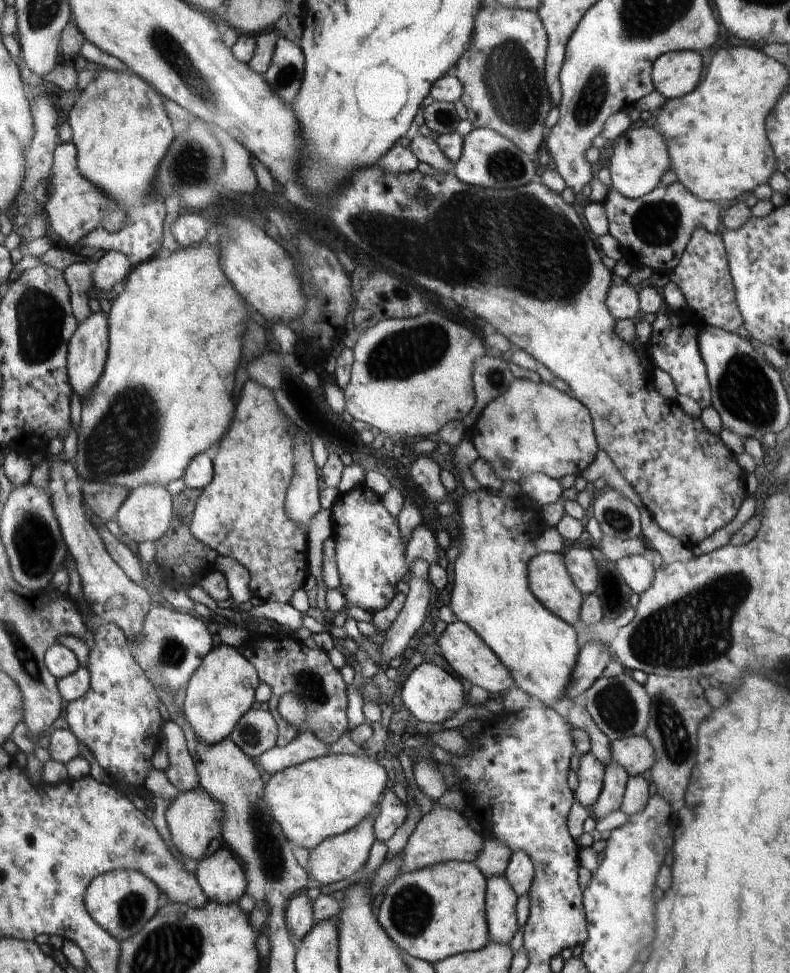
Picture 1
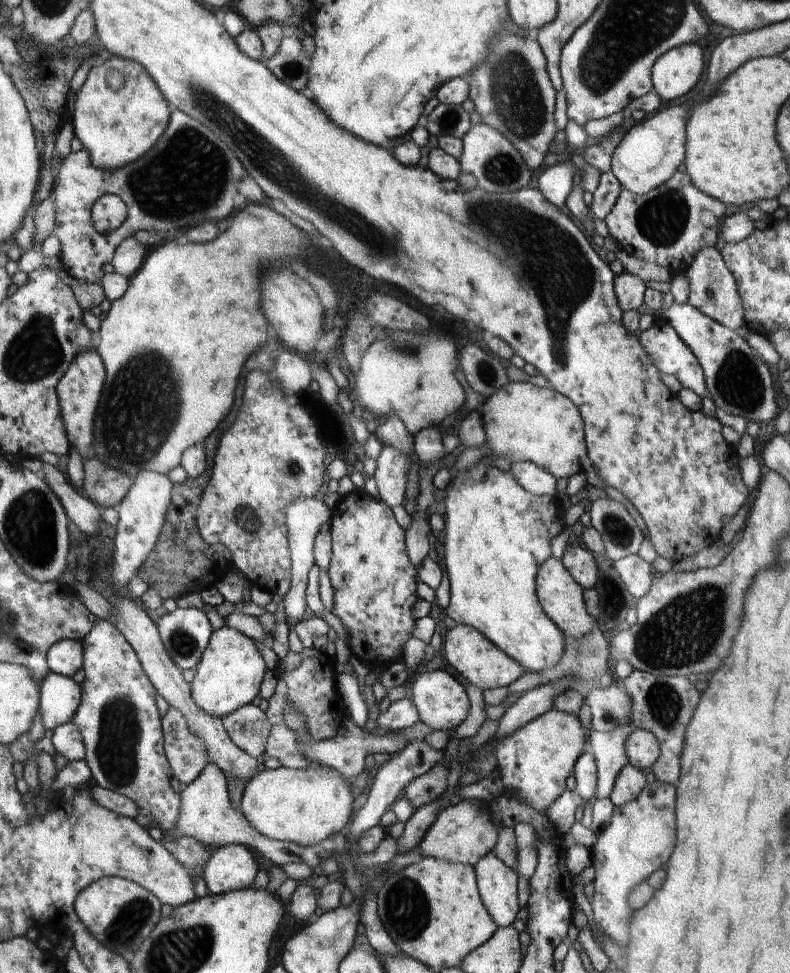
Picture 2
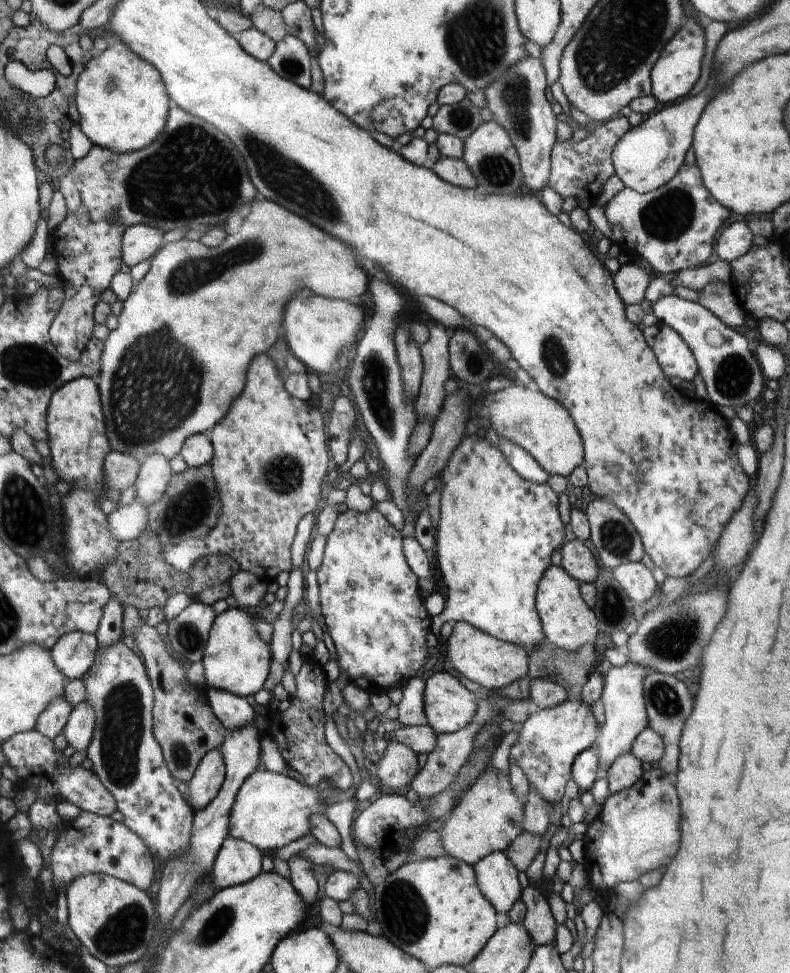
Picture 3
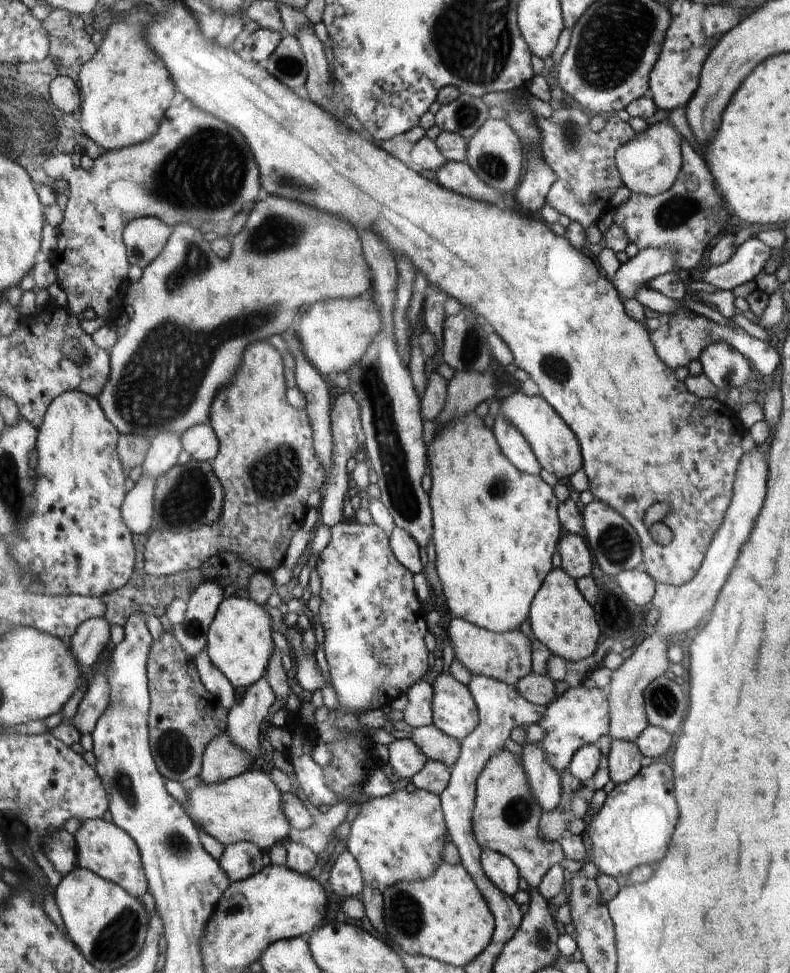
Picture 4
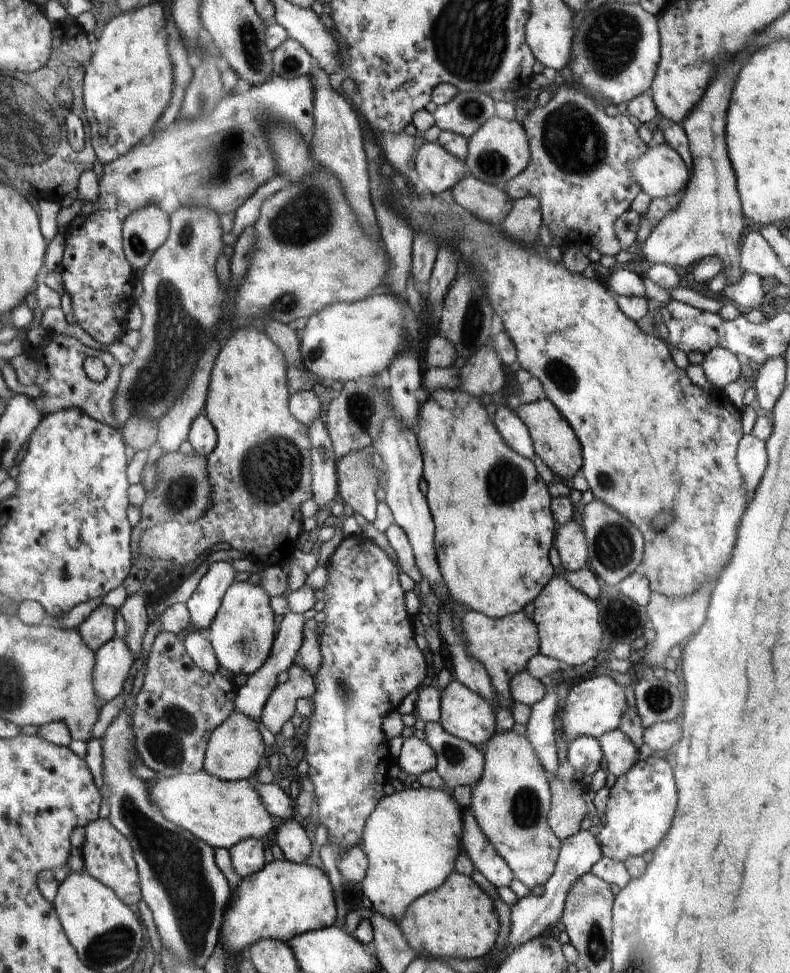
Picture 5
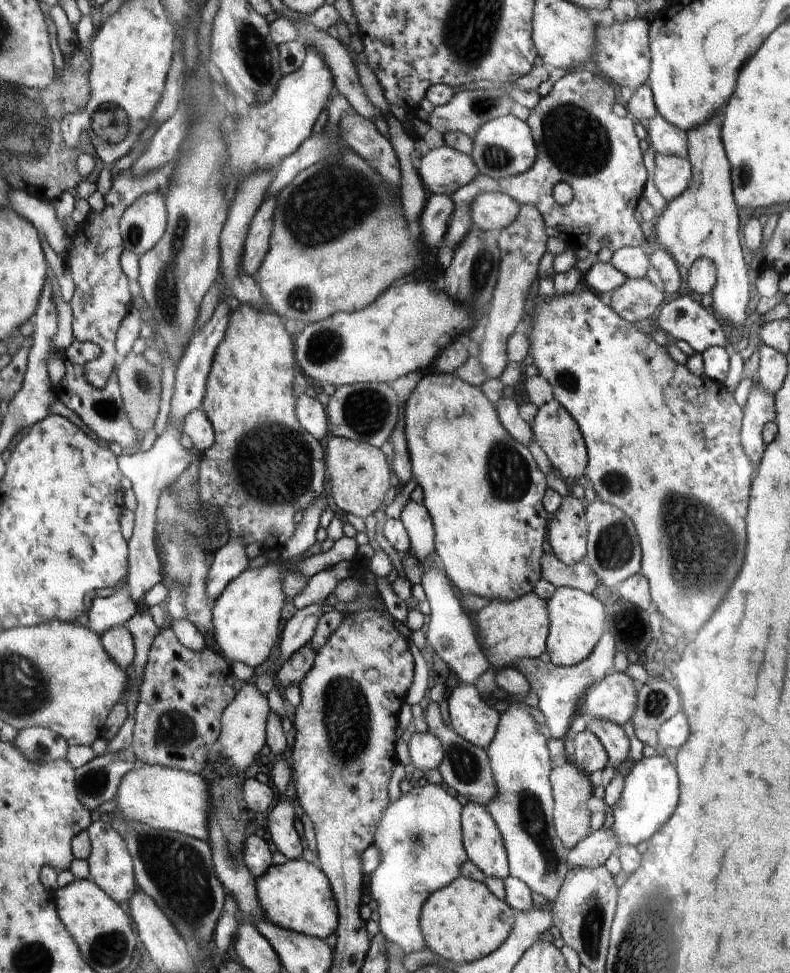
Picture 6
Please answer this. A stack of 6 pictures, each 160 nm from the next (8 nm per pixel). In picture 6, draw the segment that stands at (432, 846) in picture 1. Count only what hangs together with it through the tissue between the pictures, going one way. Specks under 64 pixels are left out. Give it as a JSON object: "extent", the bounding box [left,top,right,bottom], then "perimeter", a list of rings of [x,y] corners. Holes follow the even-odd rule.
{"extent":[485,703,569,903],"perimeter":[[[525,703],[509,705],[501,713],[496,738],[485,749],[494,784],[498,786],[498,796],[485,808],[504,838],[505,849],[508,850],[509,876],[522,880],[531,893],[540,894],[547,902],[554,903],[565,877],[569,875],[566,864],[568,850],[553,825],[556,802],[552,782],[546,780],[552,766],[546,738],[538,732],[539,727]]]}

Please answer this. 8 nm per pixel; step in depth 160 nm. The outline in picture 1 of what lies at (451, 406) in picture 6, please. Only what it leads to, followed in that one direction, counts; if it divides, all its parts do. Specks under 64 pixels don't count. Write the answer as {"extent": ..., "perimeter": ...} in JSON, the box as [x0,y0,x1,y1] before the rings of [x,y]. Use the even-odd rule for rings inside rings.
{"extent":[447,487,581,707],"perimeter":[[[483,487],[472,492],[466,491],[456,502],[460,515],[461,543],[458,545],[459,554],[454,565],[452,593],[447,606],[454,613],[456,620],[469,624],[497,653],[512,673],[518,688],[534,695],[547,707],[556,706],[562,699],[567,700],[581,649],[573,626],[551,613],[529,588],[529,560],[538,554],[533,540],[549,526],[542,515],[542,506],[522,492],[515,497],[508,497],[500,490]]]}

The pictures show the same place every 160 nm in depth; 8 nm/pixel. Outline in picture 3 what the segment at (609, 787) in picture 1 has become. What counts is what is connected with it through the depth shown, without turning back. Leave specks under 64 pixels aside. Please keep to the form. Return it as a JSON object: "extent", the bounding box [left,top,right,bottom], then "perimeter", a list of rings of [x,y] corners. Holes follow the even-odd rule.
{"extent":[597,660,654,776],"perimeter":[[[630,660],[624,666],[610,666],[606,672],[603,672],[604,682],[600,699],[604,705],[604,726],[600,728],[601,734],[597,738],[599,776],[605,775],[620,756],[630,753],[634,740],[649,726],[648,709],[645,707],[644,680],[645,676],[652,672],[654,671],[648,667],[637,665]]]}

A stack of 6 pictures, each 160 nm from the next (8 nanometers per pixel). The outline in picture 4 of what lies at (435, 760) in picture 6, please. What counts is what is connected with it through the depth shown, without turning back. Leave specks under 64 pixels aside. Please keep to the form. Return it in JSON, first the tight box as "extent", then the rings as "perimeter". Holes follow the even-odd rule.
{"extent":[385,738,428,778],"perimeter":[[[408,738],[394,740],[385,748],[385,760],[396,778],[413,778],[428,763],[428,758]]]}

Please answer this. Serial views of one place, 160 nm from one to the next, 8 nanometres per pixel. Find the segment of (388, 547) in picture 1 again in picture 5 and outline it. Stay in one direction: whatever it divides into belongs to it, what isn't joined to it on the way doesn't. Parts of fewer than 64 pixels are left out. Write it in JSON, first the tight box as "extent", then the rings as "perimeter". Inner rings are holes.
{"extent":[302,535,426,851],"perimeter":[[[361,535],[350,536],[340,542],[340,544],[334,550],[334,553],[330,555],[326,562],[328,569],[328,581],[322,591],[325,592],[324,596],[324,612],[325,618],[322,622],[326,623],[324,626],[324,632],[322,632],[319,638],[319,648],[321,651],[321,666],[318,670],[318,674],[313,677],[313,684],[315,687],[315,693],[312,694],[312,702],[314,702],[314,712],[308,720],[305,720],[303,726],[303,739],[302,756],[306,758],[308,762],[308,776],[310,776],[310,782],[314,786],[314,794],[316,794],[316,811],[320,817],[321,824],[326,826],[328,830],[328,842],[330,844],[336,844],[340,848],[344,848],[344,851],[348,848],[358,846],[361,844],[362,836],[364,835],[365,824],[368,819],[377,809],[377,805],[384,798],[384,782],[386,782],[386,772],[388,768],[395,766],[395,762],[390,758],[390,750],[388,750],[388,740],[384,736],[382,730],[382,718],[388,714],[388,712],[394,712],[398,710],[398,706],[402,703],[402,700],[416,690],[420,688],[424,676],[426,676],[426,660],[422,656],[422,652],[418,650],[416,642],[414,642],[414,628],[410,624],[410,618],[406,614],[406,608],[404,608],[404,592],[398,584],[398,568],[396,564],[386,556],[384,550],[380,550],[380,546],[376,546],[370,539],[366,539]]]}

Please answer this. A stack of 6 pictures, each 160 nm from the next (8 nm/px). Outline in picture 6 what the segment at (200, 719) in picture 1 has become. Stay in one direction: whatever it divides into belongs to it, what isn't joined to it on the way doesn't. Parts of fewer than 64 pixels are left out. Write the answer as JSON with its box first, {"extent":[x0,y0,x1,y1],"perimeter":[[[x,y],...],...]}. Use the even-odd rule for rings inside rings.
{"extent":[213,563,288,668],"perimeter":[[[269,563],[260,568],[250,568],[233,581],[215,600],[213,608],[214,640],[230,664],[242,662],[252,668],[262,665],[270,656],[280,636],[280,620],[284,606],[282,580],[288,570],[283,563]]]}

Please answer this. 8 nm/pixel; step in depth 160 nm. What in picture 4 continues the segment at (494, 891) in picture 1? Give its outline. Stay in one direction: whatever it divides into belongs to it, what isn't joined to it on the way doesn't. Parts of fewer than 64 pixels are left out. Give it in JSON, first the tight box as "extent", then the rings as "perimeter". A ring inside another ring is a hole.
{"extent":[481,849,520,897],"perimeter":[[[482,849],[481,866],[485,876],[493,882],[496,888],[506,896],[514,897],[518,890],[520,876],[516,870],[517,865],[508,856],[502,856],[501,853],[489,849]]]}

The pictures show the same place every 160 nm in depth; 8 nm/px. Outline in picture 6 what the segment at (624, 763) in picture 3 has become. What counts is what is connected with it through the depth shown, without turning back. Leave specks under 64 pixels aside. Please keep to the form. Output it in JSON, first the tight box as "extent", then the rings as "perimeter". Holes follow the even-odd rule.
{"extent":[587,720,630,768],"perimeter":[[[592,720],[588,722],[587,727],[601,744],[605,746],[606,753],[609,756],[609,765],[612,768],[618,768],[629,759],[630,741],[623,728],[606,720]]]}

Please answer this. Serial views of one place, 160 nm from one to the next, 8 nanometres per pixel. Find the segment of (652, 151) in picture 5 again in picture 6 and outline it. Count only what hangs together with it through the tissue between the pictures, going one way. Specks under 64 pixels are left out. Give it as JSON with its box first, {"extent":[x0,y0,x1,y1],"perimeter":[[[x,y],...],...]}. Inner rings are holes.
{"extent":[653,154,692,203],"perimeter":[[[655,154],[653,182],[667,203],[677,199],[692,183],[692,162],[678,156]]]}

